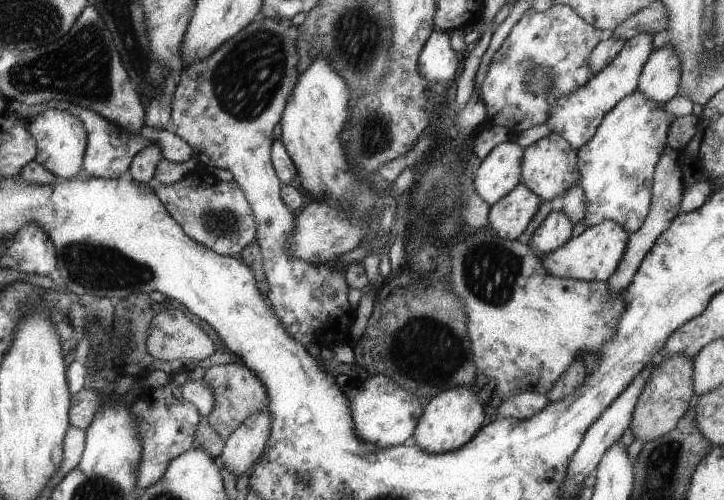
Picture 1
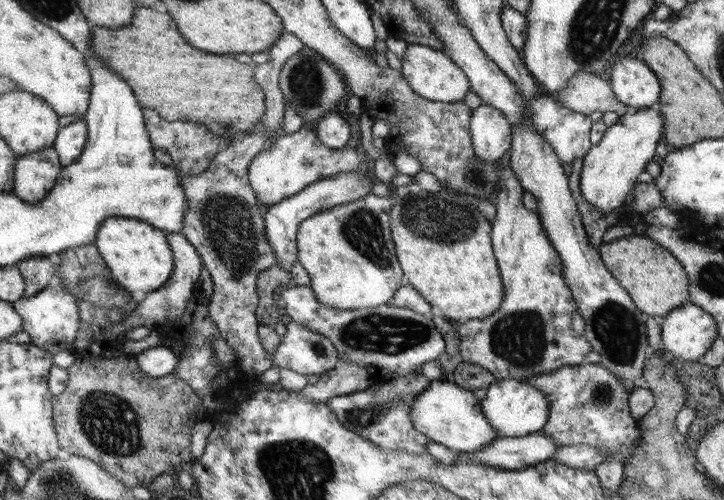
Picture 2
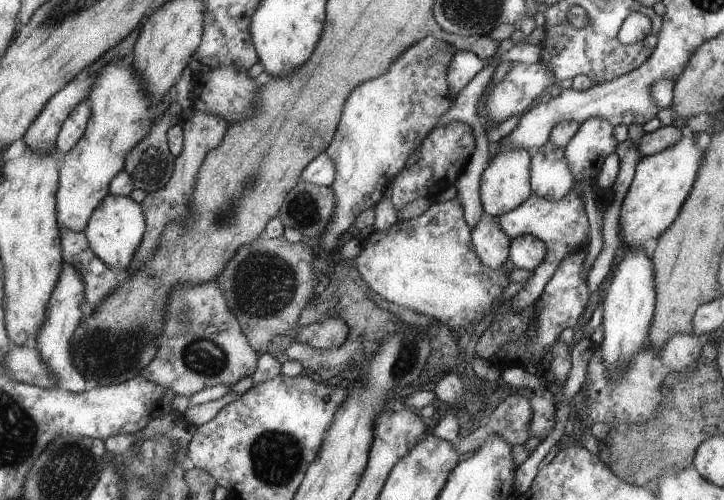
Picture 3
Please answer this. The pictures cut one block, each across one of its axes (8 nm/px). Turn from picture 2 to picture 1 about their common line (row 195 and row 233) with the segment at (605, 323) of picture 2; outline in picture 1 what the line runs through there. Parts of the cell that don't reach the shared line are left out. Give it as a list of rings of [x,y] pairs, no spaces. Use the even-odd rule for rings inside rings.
[[[550,212],[530,236],[528,245],[542,254],[550,254],[572,238],[572,222],[565,212]]]

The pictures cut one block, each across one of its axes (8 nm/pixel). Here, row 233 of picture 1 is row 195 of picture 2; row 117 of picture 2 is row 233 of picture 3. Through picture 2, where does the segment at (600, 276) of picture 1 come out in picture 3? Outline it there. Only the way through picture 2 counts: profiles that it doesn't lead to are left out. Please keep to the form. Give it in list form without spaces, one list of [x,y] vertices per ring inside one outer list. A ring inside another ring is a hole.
[[[684,132],[667,150],[642,157],[636,166],[636,176],[628,190],[621,191],[620,235],[624,246],[652,246],[677,220],[693,190],[705,159],[705,150],[697,144],[696,134]]]

